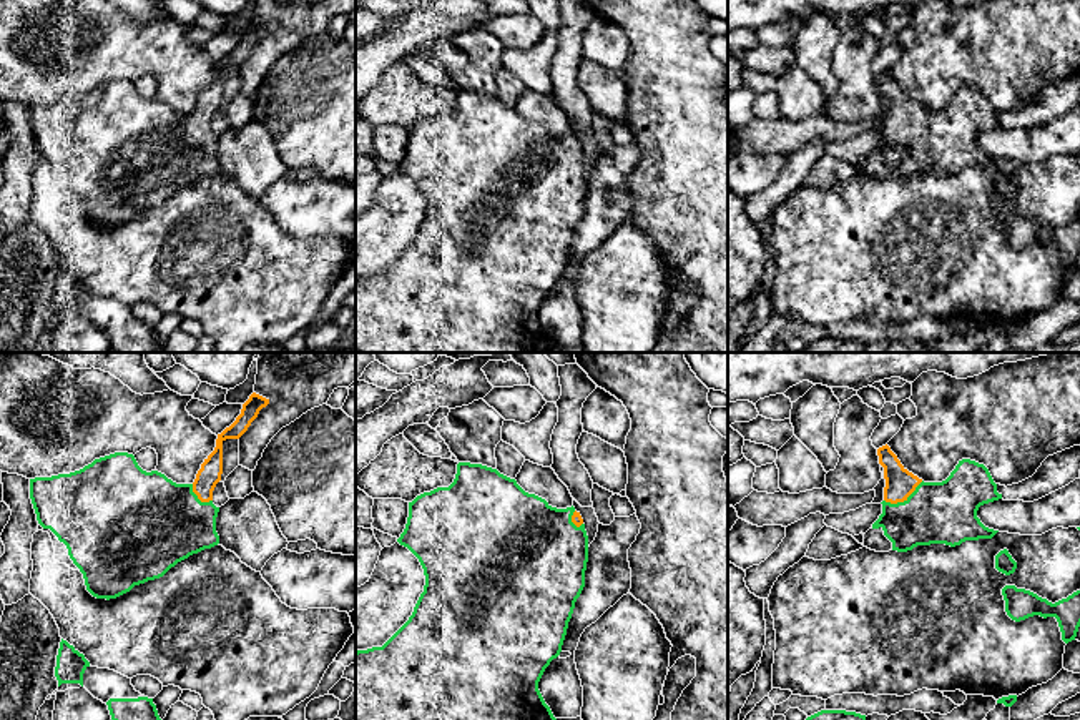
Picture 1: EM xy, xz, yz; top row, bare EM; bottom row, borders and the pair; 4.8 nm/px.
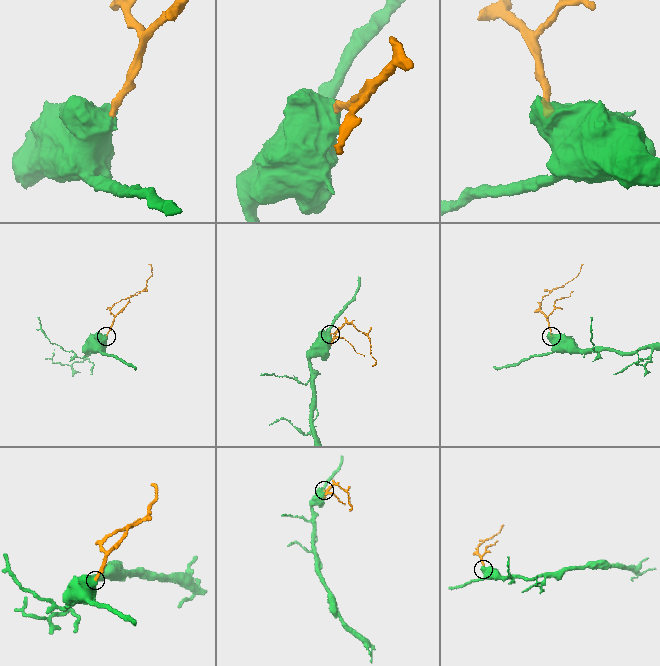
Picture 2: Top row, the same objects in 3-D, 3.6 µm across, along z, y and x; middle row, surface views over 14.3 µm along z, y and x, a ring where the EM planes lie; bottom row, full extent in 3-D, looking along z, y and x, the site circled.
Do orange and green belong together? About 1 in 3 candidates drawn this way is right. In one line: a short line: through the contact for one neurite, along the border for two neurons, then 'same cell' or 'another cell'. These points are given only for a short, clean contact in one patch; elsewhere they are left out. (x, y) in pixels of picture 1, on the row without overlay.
yz (899, 110), (903, 128), (914, 140), (936, 140) | same cell

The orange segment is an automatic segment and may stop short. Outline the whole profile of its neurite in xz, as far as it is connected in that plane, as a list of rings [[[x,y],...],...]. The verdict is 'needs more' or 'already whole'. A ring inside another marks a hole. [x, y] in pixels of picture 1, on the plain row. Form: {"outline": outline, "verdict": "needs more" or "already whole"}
{"outline": [[[459,90],[455,106],[449,115],[437,115],[409,130],[407,151],[397,170],[419,186],[425,213],[409,248],[382,274],[356,279],[356,353],[555,353],[557,346],[545,331],[538,309],[550,289],[562,279],[575,229],[585,215],[588,163],[580,140],[573,133],[552,135],[497,96]]], "verdict": "needs more"}

